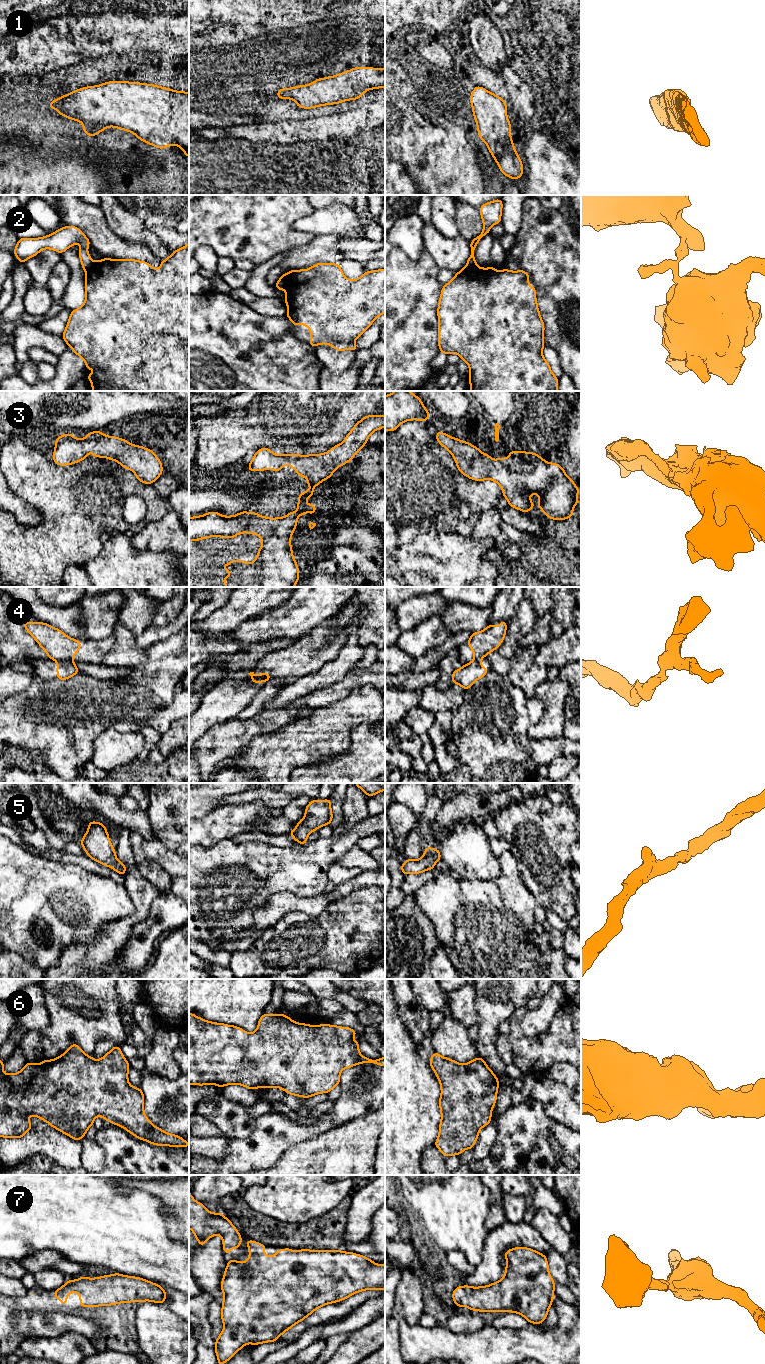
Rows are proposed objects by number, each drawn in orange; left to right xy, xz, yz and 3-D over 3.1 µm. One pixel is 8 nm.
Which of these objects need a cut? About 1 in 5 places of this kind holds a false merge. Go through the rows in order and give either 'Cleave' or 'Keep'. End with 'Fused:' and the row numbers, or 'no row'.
1: Keep
2: Cleave
3: Keep
4: Cleave
5: Keep
6: Keep
7: Keep
Fused: 2, 4

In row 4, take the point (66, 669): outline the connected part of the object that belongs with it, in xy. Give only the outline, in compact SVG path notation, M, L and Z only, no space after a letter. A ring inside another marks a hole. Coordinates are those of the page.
M73 659L57 661L57 679L65 680L79 672Z

